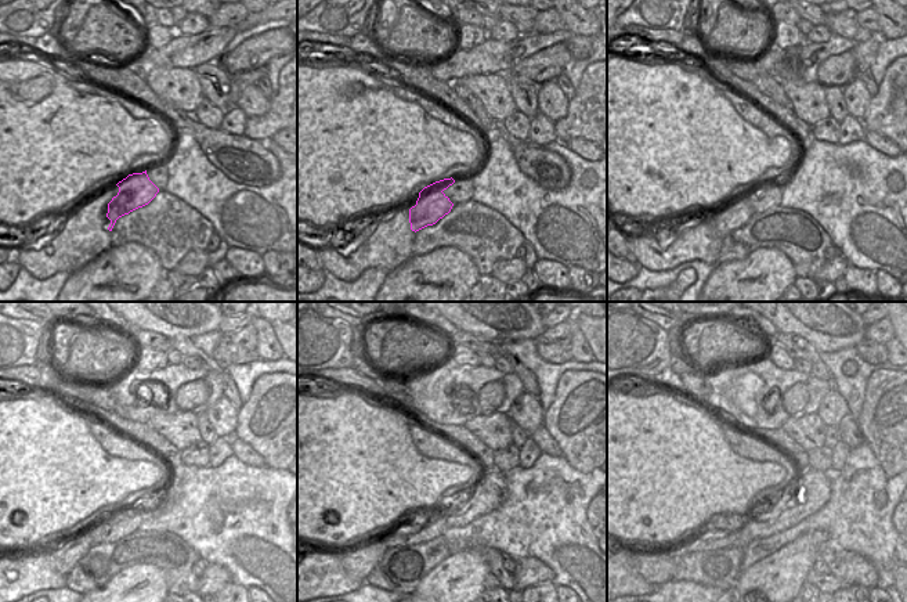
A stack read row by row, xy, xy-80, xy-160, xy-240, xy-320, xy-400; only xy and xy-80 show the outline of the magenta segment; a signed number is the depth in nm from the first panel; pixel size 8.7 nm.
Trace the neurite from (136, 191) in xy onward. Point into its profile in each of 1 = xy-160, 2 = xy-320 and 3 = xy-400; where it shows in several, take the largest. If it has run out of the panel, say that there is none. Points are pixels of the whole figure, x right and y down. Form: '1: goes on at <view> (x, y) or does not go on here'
1: goes on at xy-160 (736, 213)
2: goes on at xy-320 (358, 562)
3: goes on at xy-400 (656, 568)

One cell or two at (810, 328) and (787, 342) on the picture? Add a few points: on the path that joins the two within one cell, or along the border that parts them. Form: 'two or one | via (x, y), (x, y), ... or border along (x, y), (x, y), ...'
two | border along (779, 330), (802, 336), (819, 352)

